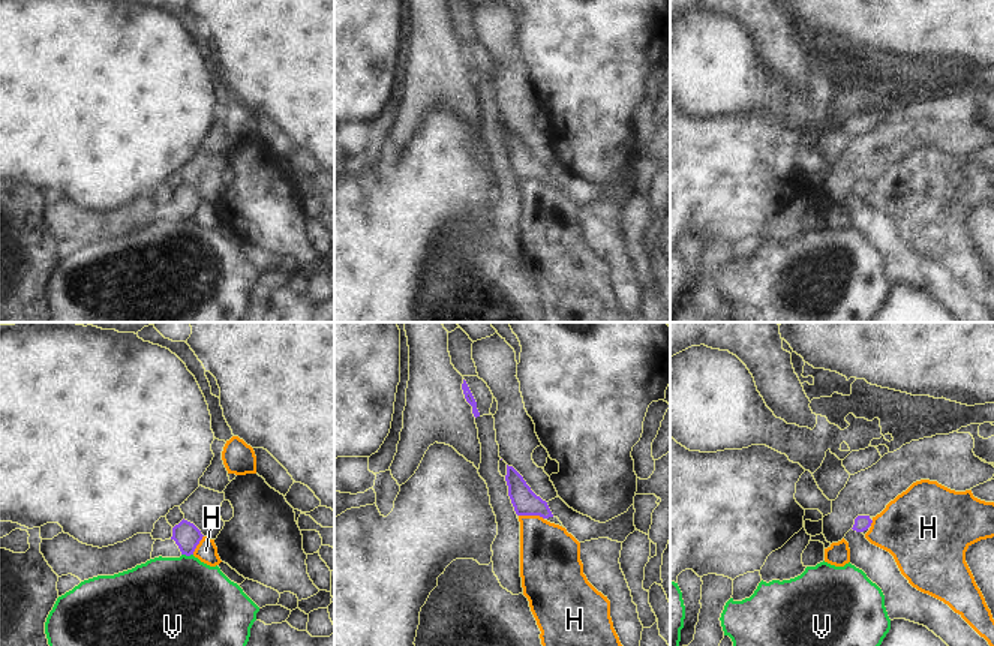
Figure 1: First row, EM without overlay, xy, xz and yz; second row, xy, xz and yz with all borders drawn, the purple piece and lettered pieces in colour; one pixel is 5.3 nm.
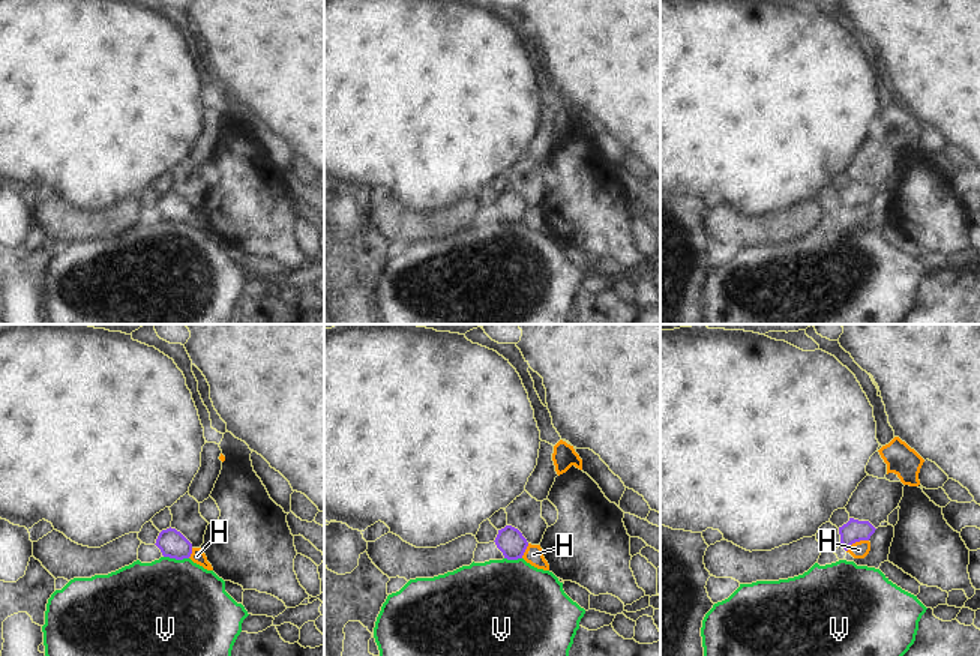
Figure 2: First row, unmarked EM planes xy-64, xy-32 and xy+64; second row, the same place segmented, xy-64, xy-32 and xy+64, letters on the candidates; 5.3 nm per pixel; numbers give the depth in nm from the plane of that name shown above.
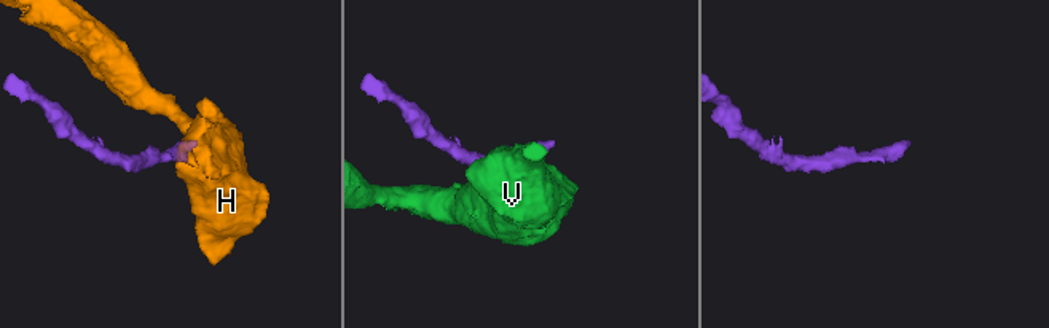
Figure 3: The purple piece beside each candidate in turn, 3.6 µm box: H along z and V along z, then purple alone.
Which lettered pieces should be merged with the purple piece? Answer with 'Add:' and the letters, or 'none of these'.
Add: none of these

